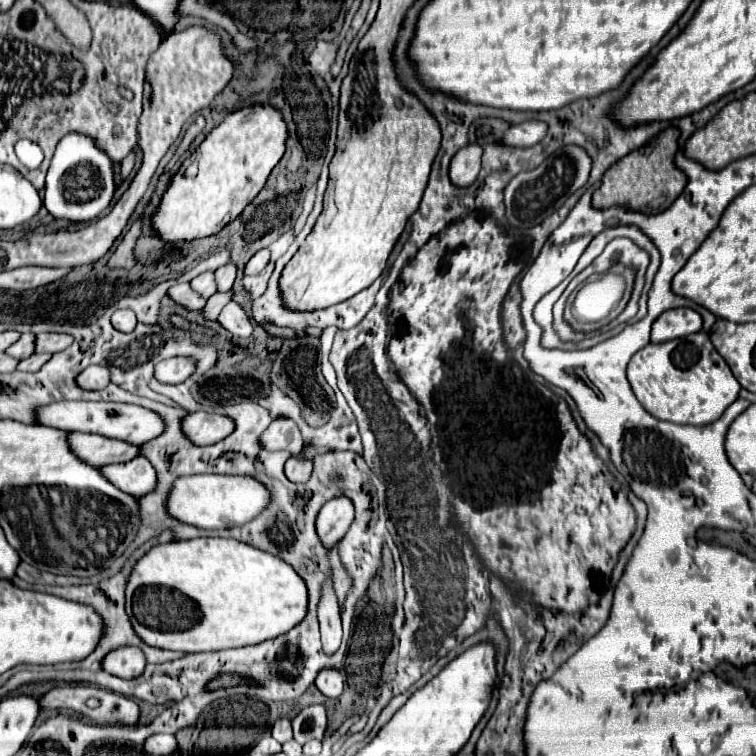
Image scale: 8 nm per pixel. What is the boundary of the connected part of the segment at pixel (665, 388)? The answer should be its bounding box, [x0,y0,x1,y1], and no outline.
[627,331,741,425]

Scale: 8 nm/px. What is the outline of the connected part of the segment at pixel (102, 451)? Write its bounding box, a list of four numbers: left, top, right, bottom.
[69,433,141,467]

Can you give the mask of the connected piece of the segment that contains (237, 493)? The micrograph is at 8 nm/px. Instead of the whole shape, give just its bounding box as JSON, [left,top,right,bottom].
[169,475,271,529]

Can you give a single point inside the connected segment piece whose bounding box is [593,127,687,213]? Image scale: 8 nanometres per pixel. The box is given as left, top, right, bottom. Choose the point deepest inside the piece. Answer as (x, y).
(649, 182)

